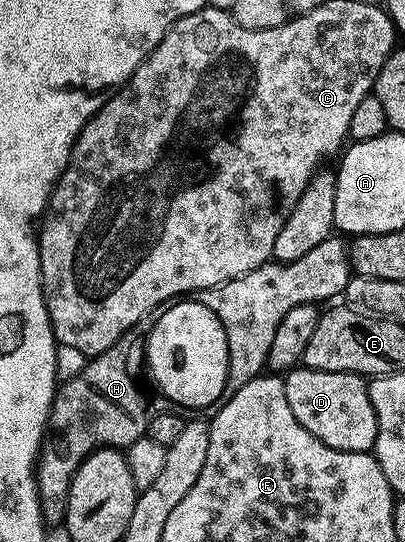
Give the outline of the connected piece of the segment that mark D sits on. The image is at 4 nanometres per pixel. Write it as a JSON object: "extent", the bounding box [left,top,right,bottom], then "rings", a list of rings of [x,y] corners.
{"extent":[284,364,377,454],"rings":[[[301,364],[288,371],[284,375],[284,379],[287,404],[291,404],[291,412],[295,412],[295,420],[299,420],[299,424],[303,424],[303,428],[307,428],[307,432],[311,432],[311,436],[315,436],[323,444],[343,452],[364,454],[372,451],[377,439],[377,416],[366,379],[362,375],[312,370],[310,366]]]}

